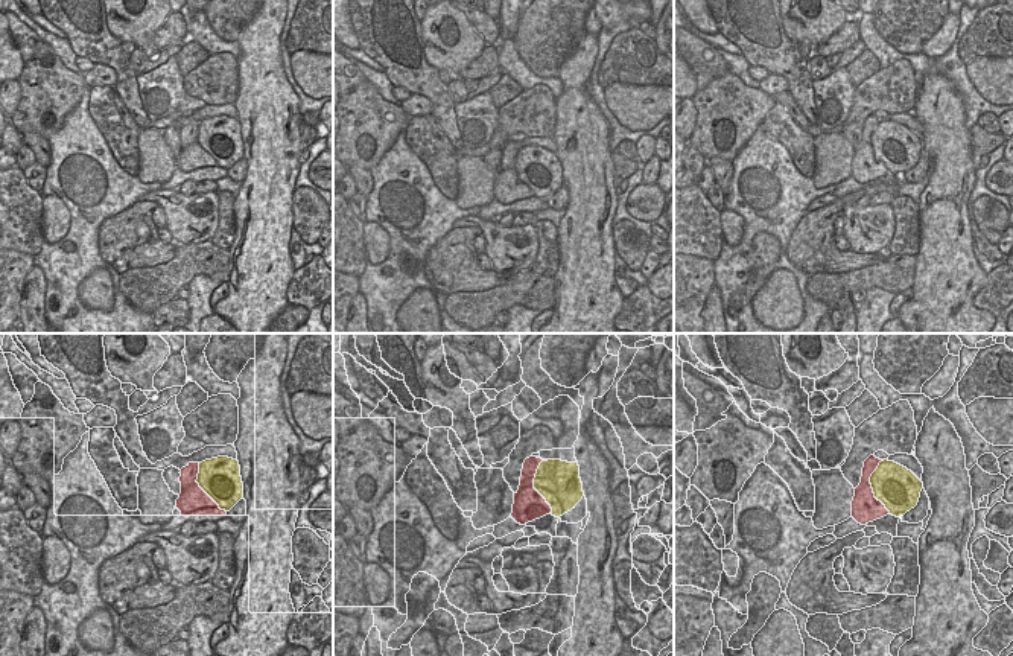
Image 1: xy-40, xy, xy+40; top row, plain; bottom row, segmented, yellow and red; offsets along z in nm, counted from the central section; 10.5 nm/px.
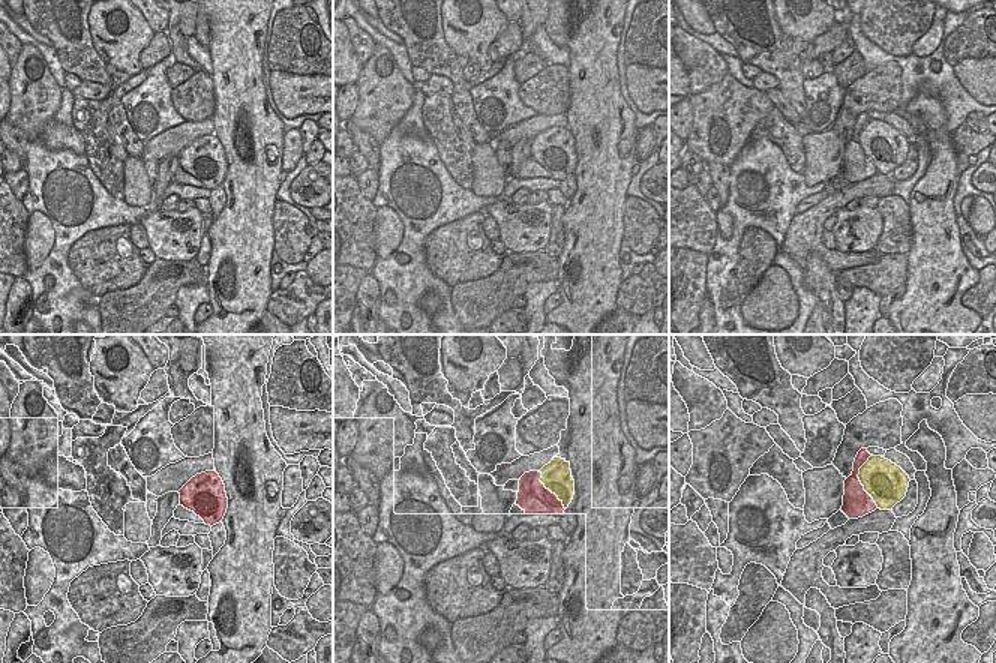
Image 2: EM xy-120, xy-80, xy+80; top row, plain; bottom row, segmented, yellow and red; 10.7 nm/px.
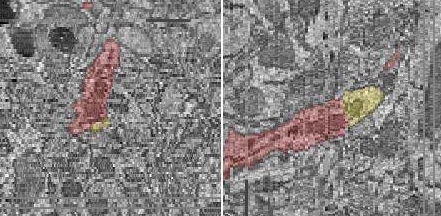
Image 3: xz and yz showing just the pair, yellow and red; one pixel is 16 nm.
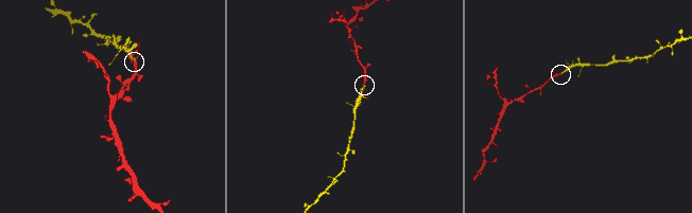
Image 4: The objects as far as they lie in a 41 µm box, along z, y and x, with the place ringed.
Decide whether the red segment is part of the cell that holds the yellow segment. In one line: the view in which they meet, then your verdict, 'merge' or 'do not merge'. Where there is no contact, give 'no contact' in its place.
xy | merge

